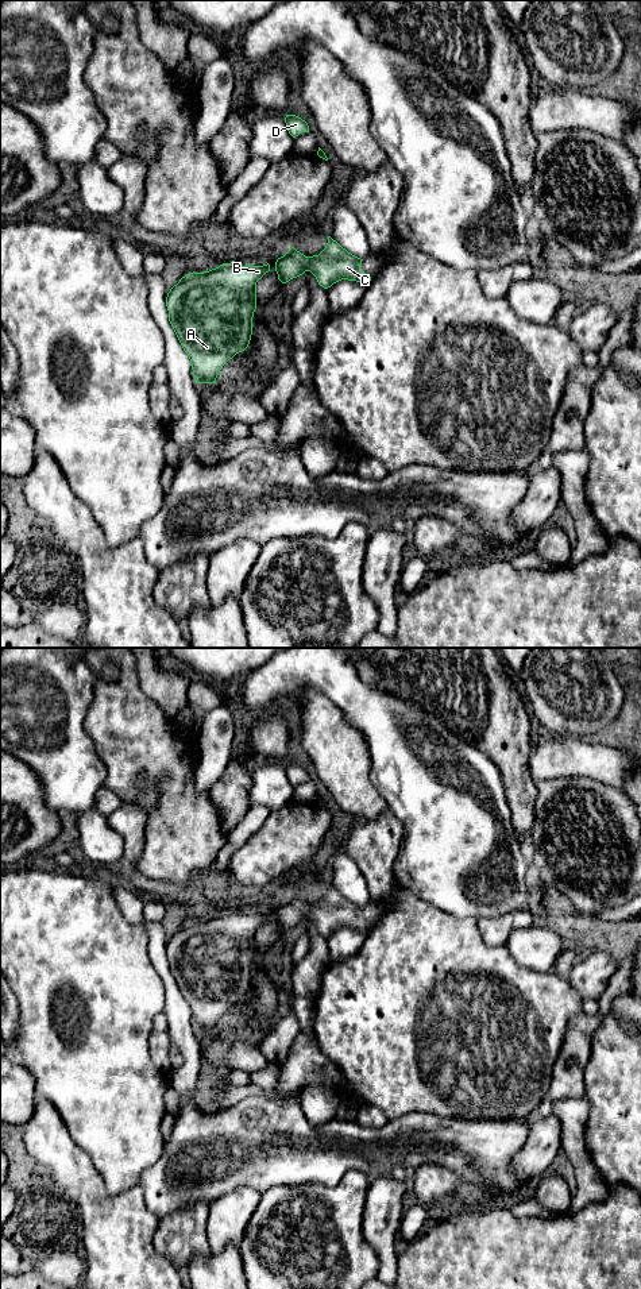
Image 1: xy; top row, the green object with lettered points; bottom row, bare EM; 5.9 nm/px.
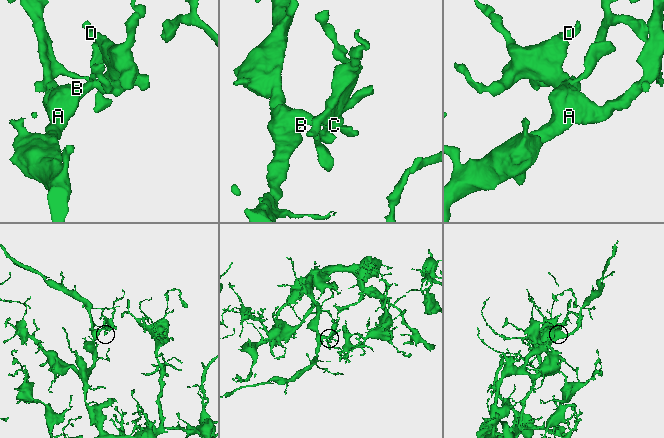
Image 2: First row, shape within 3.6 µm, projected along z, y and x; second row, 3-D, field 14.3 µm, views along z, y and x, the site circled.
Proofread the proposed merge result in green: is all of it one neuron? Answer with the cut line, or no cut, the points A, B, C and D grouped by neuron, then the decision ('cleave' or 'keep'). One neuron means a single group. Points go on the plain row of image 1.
no cut | A B C D | keep

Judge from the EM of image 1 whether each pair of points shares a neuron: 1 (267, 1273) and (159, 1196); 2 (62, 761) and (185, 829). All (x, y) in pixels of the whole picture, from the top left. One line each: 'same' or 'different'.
1: different
2: different

